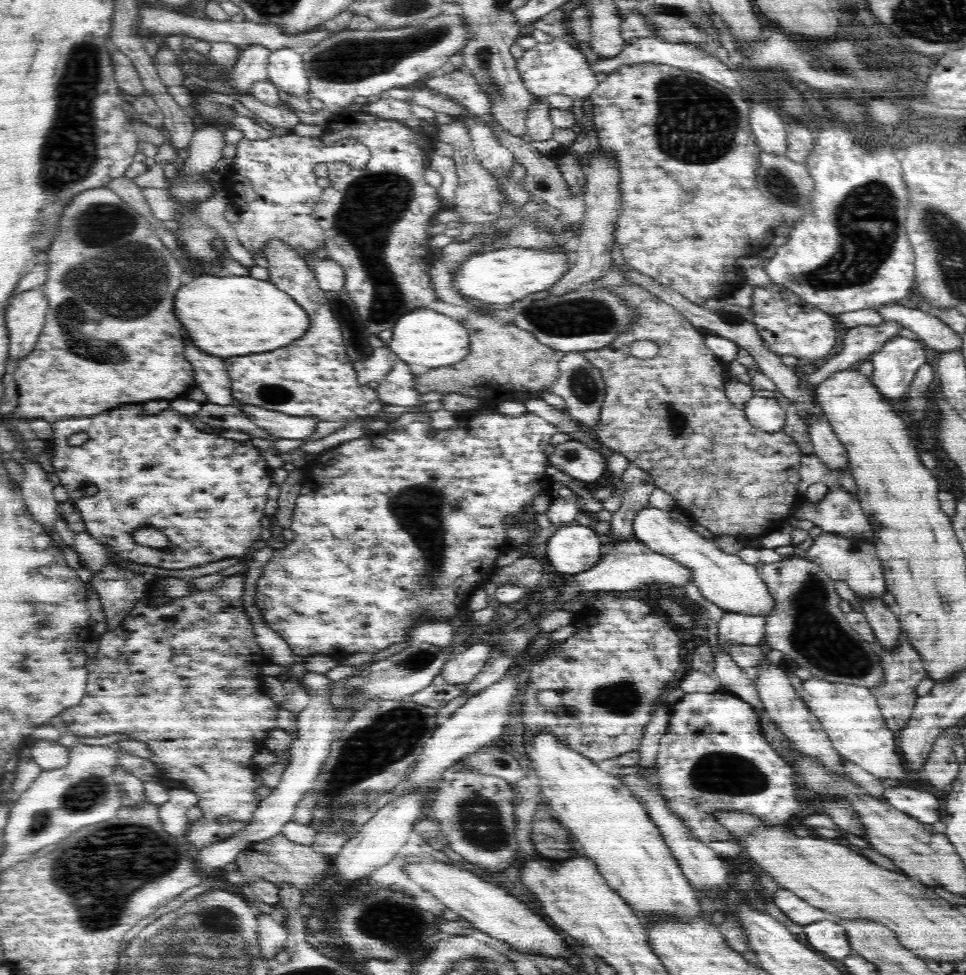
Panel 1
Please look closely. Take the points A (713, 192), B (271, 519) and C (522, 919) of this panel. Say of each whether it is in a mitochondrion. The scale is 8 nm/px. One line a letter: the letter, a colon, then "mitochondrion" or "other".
A: other
B: other
C: other

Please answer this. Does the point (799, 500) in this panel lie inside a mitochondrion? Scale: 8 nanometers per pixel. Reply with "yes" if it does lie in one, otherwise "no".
no

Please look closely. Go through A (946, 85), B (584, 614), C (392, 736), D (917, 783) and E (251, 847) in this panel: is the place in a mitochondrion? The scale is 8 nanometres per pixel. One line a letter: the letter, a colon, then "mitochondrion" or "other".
A: other
B: other
C: mitochondrion
D: other
E: other

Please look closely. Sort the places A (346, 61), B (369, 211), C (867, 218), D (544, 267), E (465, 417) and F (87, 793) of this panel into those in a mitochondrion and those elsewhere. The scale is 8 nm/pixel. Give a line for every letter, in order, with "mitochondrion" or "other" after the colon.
A: mitochondrion
B: mitochondrion
C: mitochondrion
D: other
E: other
F: mitochondrion

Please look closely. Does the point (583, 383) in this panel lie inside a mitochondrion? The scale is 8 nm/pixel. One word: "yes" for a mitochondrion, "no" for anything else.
yes

